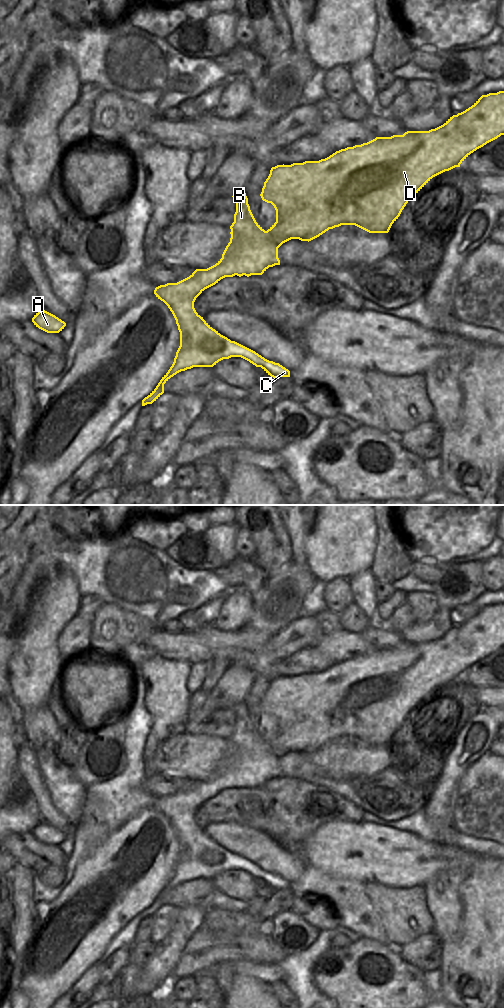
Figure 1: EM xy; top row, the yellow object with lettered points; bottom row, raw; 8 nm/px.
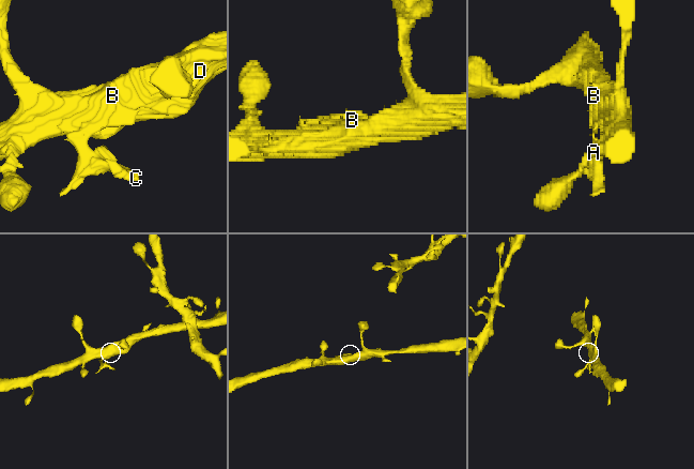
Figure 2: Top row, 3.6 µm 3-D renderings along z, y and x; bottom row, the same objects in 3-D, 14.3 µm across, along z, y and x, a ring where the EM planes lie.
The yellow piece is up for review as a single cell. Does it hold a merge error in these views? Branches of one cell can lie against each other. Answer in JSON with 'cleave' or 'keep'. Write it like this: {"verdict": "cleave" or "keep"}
{"verdict": "keep"}

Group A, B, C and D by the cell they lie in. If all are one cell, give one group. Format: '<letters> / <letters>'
A B C D

